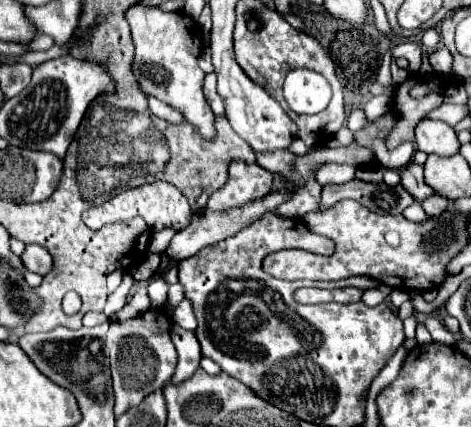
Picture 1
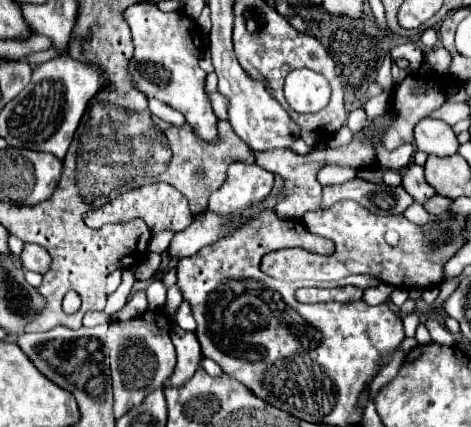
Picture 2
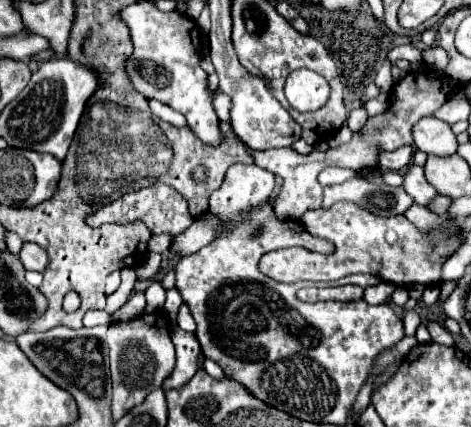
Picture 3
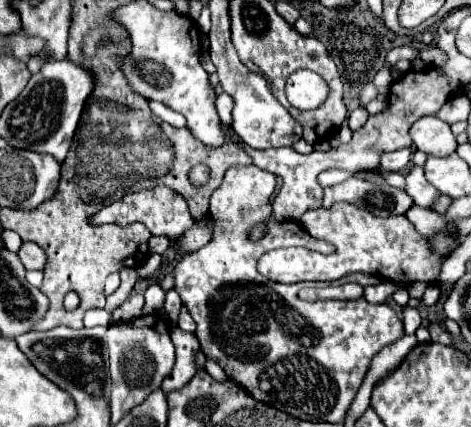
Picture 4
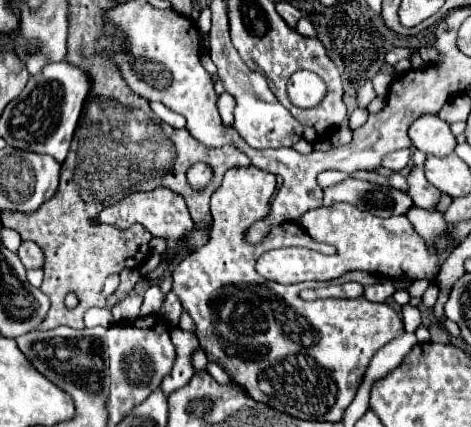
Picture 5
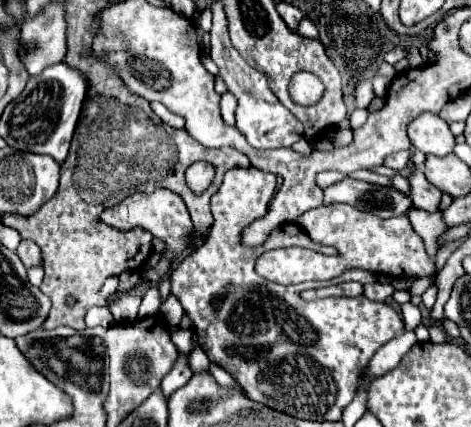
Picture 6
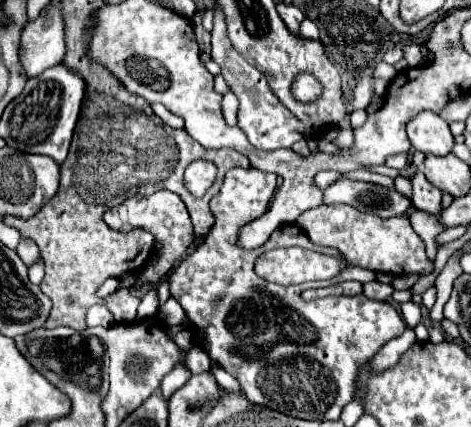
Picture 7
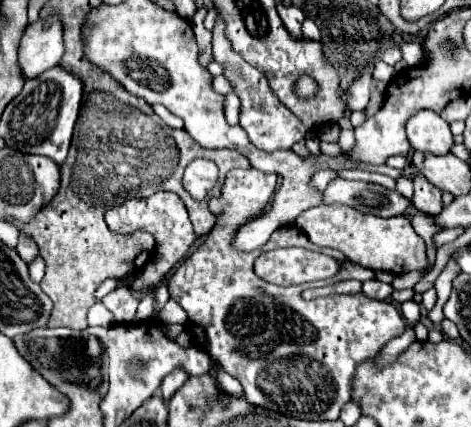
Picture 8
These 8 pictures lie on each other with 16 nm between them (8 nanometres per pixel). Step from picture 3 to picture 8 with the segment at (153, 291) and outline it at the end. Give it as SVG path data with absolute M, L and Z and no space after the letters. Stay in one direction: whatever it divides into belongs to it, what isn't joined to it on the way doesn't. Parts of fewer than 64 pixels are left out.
M148 292L142 300L140 300L140 306L136 310L136 316L132 318L130 324L142 324L150 314L152 314L152 308L154 308L154 298L152 298L152 292Z

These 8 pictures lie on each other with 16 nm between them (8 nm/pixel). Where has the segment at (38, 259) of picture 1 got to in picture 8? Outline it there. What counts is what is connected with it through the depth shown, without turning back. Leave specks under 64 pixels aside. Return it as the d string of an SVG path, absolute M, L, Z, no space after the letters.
M20 232L20 240L18 240L16 250L18 250L18 254L22 256L22 260L26 260L28 264L38 256L38 246L36 246L36 242L34 242L30 236L24 236L22 232Z

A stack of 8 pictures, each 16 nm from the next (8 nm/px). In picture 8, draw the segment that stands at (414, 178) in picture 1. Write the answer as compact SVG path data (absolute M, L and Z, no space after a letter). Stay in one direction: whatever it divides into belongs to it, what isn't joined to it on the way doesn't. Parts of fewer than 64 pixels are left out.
M418 174L414 178L414 198L412 198L412 204L420 212L436 216L444 208L444 204L442 204L442 192L436 186L432 186L422 174Z

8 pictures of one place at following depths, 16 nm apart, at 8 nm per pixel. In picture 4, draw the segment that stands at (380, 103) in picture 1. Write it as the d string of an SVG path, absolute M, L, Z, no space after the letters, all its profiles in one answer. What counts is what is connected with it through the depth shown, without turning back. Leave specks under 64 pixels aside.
M379 94L376 98L371 100L365 107L369 115L374 115L382 112L388 104L388 95Z

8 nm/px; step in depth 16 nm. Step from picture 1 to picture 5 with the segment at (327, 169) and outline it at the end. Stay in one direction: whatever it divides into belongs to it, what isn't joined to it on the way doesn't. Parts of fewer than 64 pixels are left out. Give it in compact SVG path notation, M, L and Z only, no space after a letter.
M327 170L321 172L318 175L317 182L321 185L322 188L326 188L342 182L347 177L350 177L350 174L347 174L346 172L342 172L339 170Z

